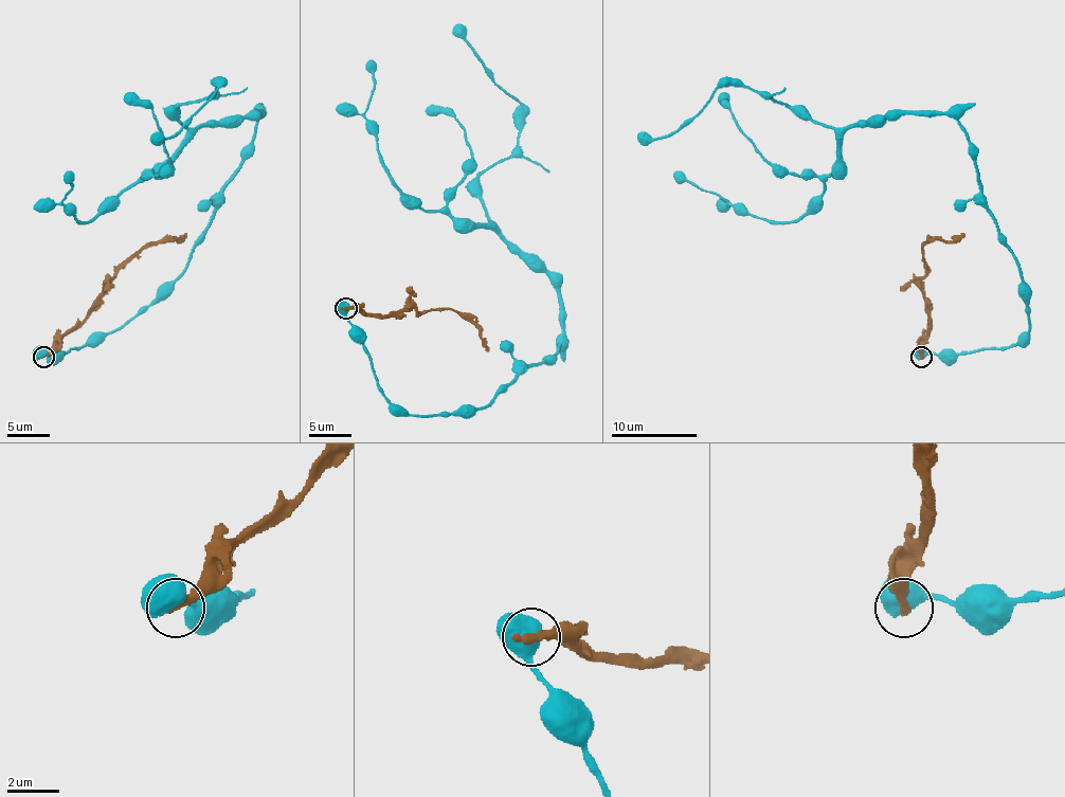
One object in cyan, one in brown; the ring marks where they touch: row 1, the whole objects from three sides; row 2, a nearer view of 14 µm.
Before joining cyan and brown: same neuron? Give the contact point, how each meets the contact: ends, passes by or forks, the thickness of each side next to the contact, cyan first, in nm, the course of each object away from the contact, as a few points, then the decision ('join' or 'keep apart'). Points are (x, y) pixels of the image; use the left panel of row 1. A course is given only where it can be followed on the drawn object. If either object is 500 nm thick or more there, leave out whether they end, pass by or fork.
place (43, 357); calibres 650 and 340 nm; course cyan (42, 356), (77, 349), (128, 324), (181, 273), (260, 113), (204, 122), (90, 222), (62, 204), (69, 173); course brown (42, 356), (86, 318), (115, 273), (145, 248), (168, 239), (179, 241), (185, 235); keep apart

